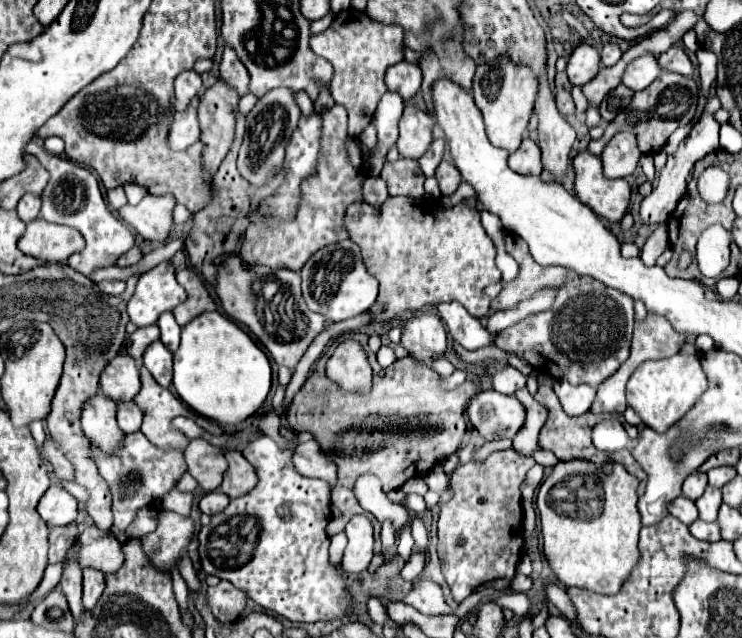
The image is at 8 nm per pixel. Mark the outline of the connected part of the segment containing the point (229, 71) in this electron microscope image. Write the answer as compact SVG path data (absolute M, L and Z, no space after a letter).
M226 47L224 49L224 57L220 61L220 79L232 87L240 97L246 95L250 89L248 89L248 83L250 83L250 75L246 73L246 67L242 65L242 61L236 57L234 49L232 47Z

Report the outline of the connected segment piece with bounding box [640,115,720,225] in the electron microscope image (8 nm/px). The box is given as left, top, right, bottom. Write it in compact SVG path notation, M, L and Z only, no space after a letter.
M704 115L700 119L700 123L692 129L692 133L678 145L678 149L668 155L668 161L666 165L662 167L660 171L660 177L658 177L658 185L654 187L654 191L642 199L640 203L640 219L642 223L646 225L654 225L654 223L662 223L670 217L670 213L676 209L678 201L684 197L686 193L686 179L688 175L692 173L692 167L698 159L702 159L704 155L720 149L718 145L718 131L720 131L720 123L714 119L714 115Z

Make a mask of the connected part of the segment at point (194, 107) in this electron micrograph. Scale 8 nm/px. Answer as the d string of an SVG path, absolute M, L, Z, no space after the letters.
M196 95L186 111L180 111L174 115L174 123L170 127L170 147L172 149L186 149L192 143L200 139L200 123L198 123L198 101L200 97Z

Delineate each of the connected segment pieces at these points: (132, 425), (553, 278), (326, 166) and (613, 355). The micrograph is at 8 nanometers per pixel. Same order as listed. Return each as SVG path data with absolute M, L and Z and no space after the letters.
M134 401L120 403L118 405L118 427L124 433L134 433L134 431L140 431L140 425L142 425L142 411L138 409L138 405Z
M512 233L504 235L504 245L510 255L518 261L518 275L514 281L504 283L500 295L490 303L492 311L502 309L514 309L518 301L526 301L526 297L532 297L538 289L560 289L570 273L564 267L542 267L538 265L532 255L528 253L528 245Z
M334 105L328 111L320 113L322 117L322 153L318 155L318 169L310 181L302 183L302 201L298 205L298 213L294 221L286 221L278 225L278 229L270 229L266 221L252 221L244 233L244 241L240 247L240 255L246 263L262 263L272 269L288 267L292 271L300 271L308 257L324 245L342 241L348 237L344 227L344 211L352 201L362 199L360 185L364 181L364 173L348 163L348 155L344 149L346 133L346 109L342 105Z
M574 277L568 281L546 313L532 313L510 329L496 335L494 343L506 353L526 359L544 373L566 379L572 385L588 383L598 387L606 381L630 355L634 331L634 301L606 287L592 277Z

